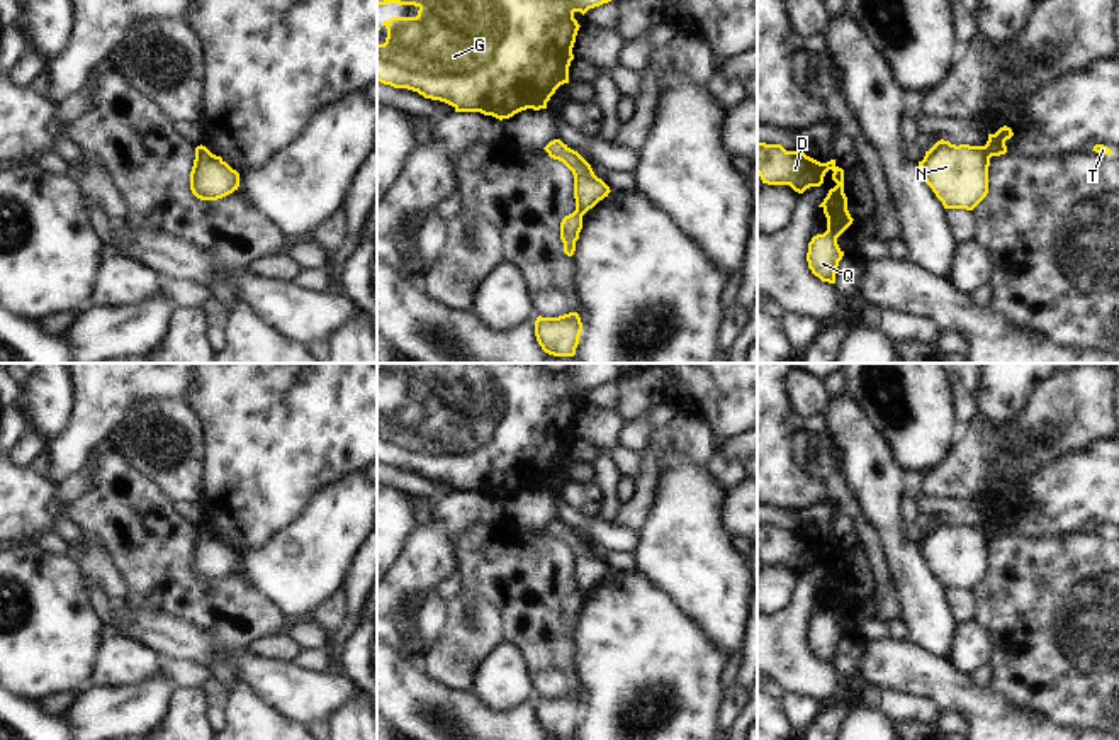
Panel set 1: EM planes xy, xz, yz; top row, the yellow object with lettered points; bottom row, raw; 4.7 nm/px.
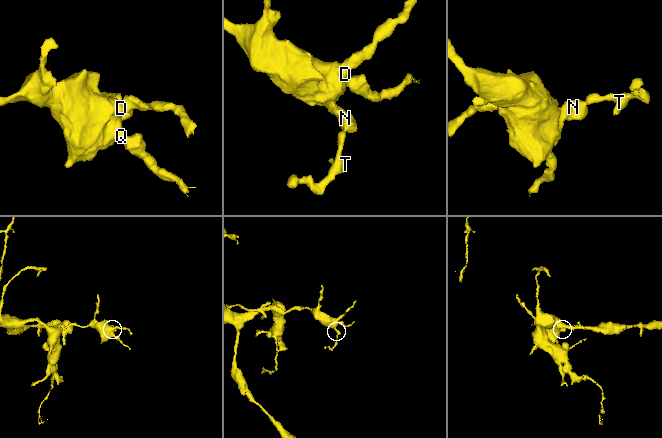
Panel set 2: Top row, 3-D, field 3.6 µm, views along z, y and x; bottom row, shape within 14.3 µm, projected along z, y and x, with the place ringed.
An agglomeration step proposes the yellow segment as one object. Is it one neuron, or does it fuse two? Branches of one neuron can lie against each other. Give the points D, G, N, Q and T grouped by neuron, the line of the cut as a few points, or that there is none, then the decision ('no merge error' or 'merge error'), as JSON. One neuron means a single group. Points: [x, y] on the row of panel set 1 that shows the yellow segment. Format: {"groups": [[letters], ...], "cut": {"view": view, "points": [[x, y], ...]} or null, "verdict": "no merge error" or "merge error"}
{"groups": [["D", "G", "N", "Q"], ["T"]], "cut": {"view": "yz", "points": [[984, 146], [989, 158]]}, "verdict": "merge error"}

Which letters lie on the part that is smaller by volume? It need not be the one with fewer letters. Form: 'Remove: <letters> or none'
Remove: T

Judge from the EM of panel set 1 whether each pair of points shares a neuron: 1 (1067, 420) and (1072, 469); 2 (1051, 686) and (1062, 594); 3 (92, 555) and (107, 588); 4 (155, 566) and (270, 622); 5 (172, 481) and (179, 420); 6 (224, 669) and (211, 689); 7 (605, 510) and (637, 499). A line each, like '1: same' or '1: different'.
1: different
2: same
3: same
4: same
5: same
6: same
7: different

